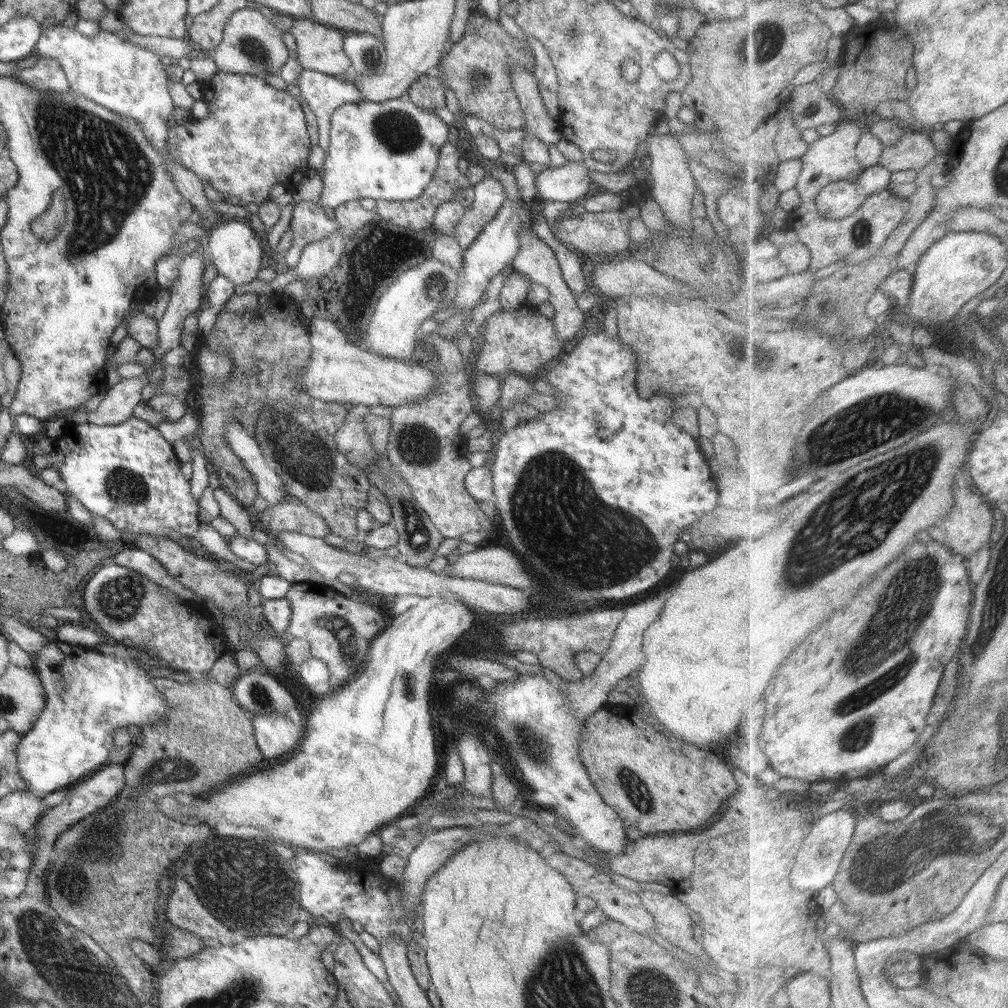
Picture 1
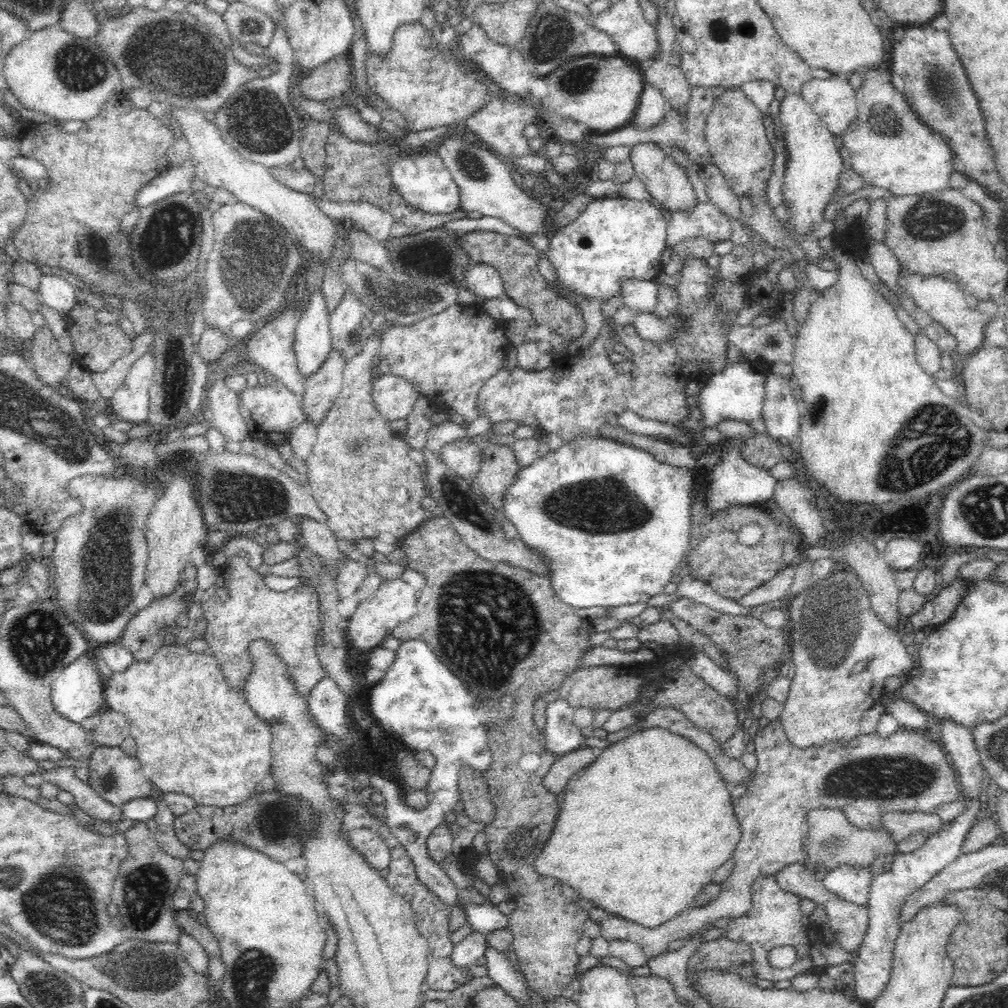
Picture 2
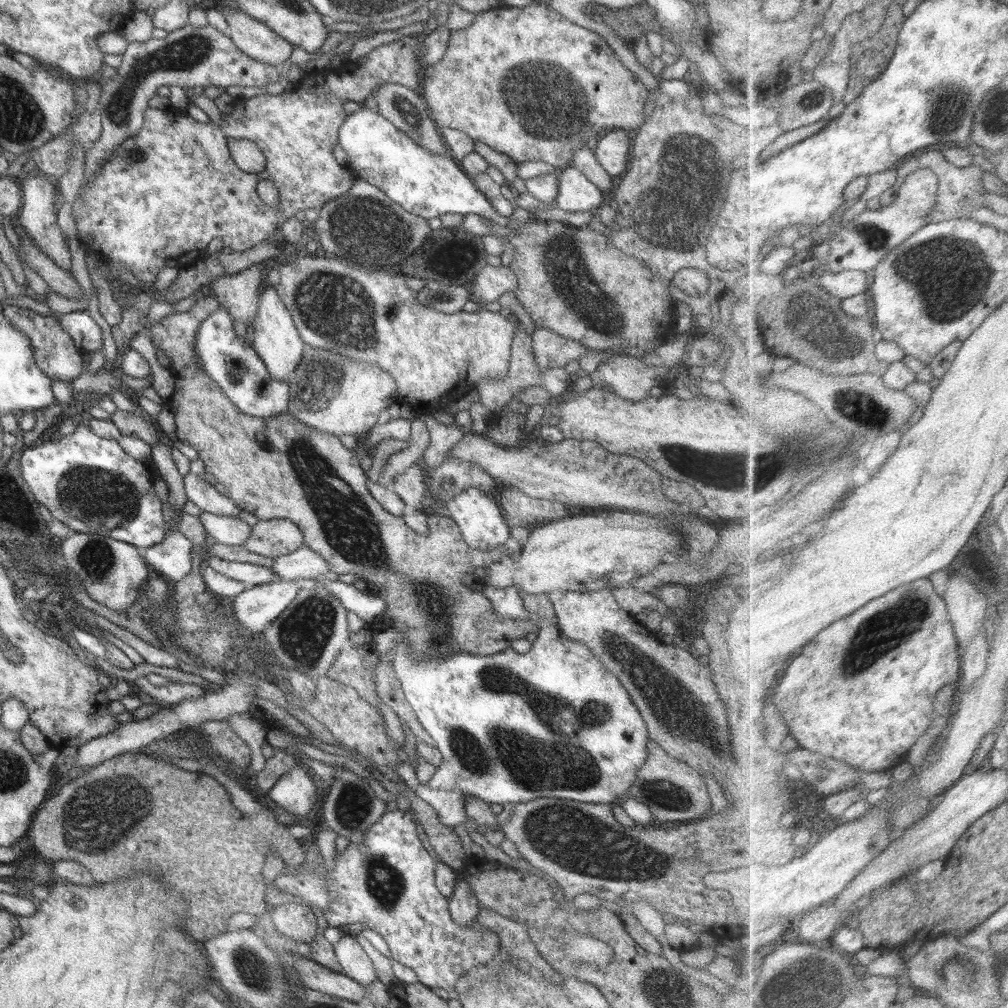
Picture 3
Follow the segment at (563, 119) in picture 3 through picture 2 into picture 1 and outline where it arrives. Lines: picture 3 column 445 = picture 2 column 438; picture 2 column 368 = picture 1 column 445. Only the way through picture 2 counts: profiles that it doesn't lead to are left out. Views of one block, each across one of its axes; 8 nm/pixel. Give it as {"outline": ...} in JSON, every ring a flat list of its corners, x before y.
{"outline":[[473,11,467,19,465,33,458,42,451,44,433,73,445,88,454,91,464,115,477,114,498,130,516,130,526,125,511,72,513,68,525,68,534,73,535,66,534,54,508,34,500,21,490,19,482,11]]}

